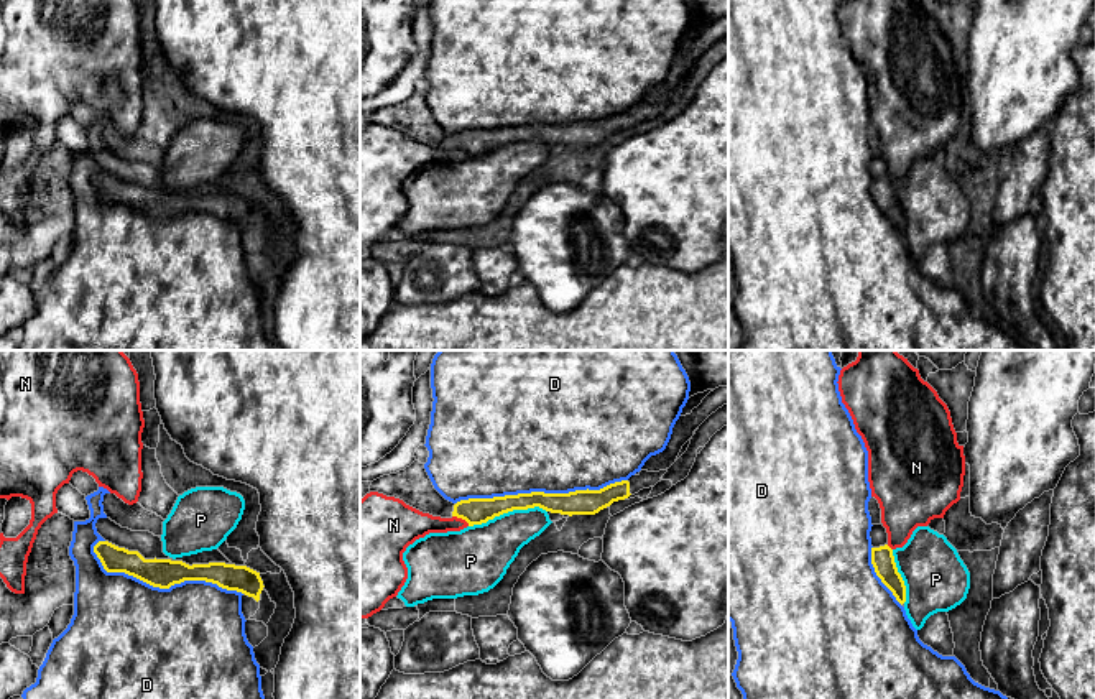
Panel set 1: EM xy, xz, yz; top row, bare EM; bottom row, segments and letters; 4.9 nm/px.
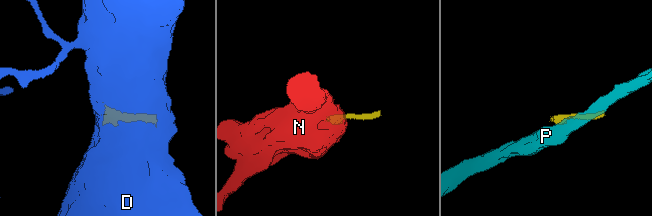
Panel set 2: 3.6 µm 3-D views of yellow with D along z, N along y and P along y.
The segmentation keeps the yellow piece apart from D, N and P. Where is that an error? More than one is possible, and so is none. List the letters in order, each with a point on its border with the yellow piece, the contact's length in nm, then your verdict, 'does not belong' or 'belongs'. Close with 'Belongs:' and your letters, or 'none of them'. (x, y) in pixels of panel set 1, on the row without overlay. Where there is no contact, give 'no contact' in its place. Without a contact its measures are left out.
D: xy (163, 219) | 750 nm | does not belong
N: xz (461, 148) | 100 nm | does not belong
P: xz (507, 143) | 400 nm | does not belong
Belongs: none of them

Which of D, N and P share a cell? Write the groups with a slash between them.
D / N / P

